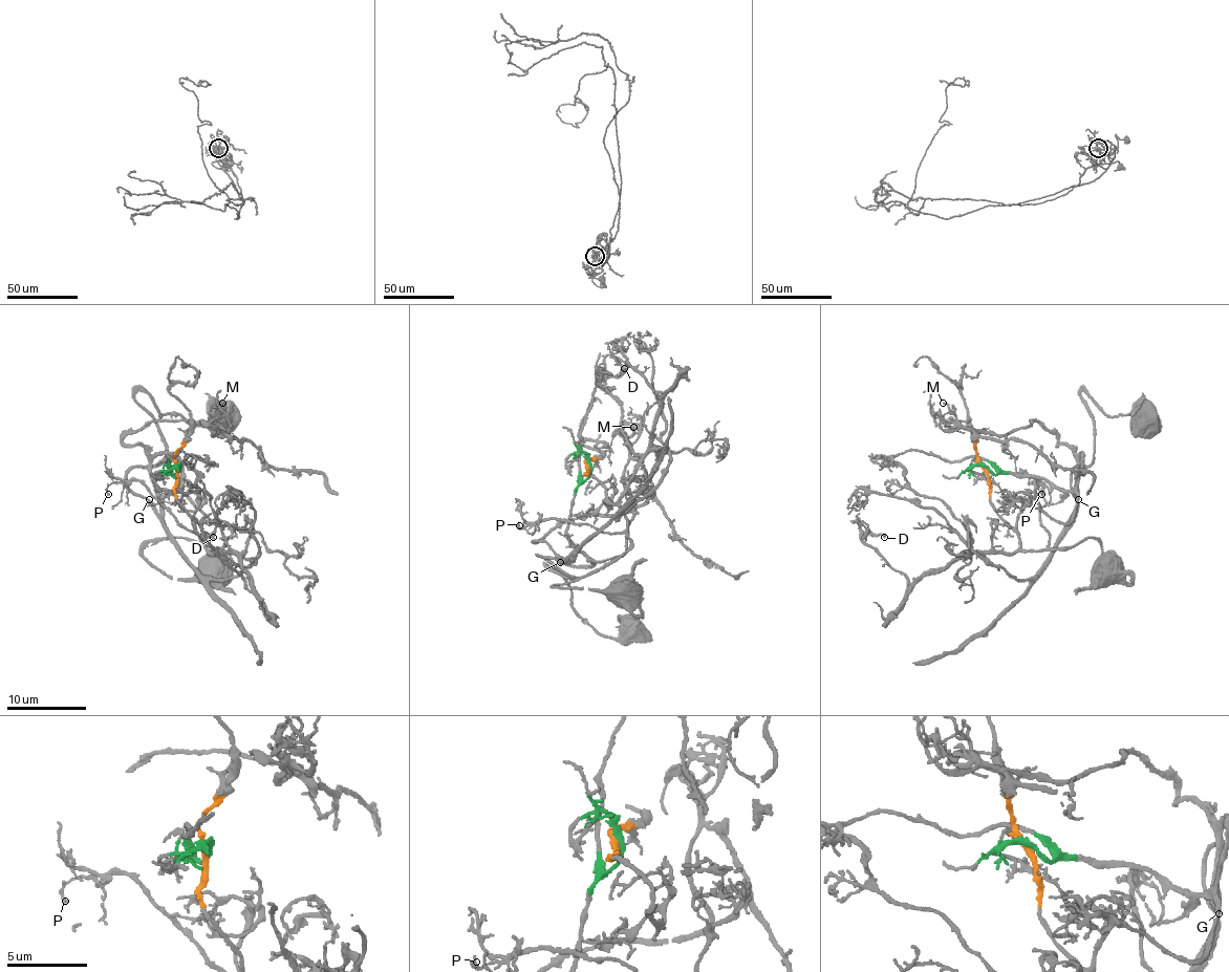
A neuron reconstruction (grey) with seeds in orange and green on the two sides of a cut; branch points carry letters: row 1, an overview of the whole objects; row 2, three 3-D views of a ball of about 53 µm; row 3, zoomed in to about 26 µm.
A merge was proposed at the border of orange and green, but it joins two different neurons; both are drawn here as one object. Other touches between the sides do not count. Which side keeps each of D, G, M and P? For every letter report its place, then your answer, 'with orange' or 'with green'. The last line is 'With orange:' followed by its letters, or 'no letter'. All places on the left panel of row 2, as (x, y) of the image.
D: place (213, 537); with orange
G: place (149, 499); with green
M: place (222, 403); with green
P: place (108, 494); with orange
With orange: D, P

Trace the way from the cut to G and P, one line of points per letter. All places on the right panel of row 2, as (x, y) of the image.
G: (984, 467), (1072, 490), (1077, 484), (1081, 454), (1081, 467), (1075, 467), (1072, 474), (1077, 500)
P: (984, 467), (992, 506), (1023, 549), (1043, 549), (1050, 536), (1041, 524), (1035, 480), (1041, 482), (1041, 494)

